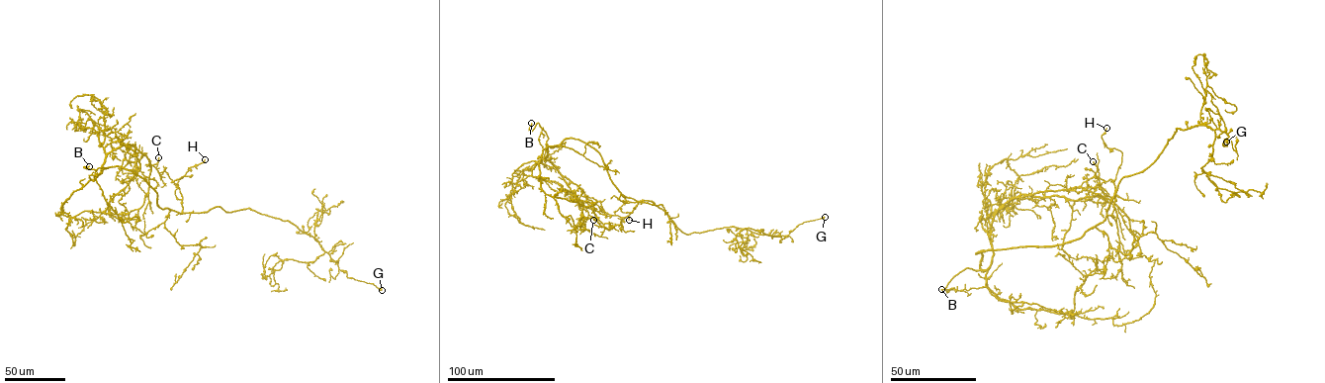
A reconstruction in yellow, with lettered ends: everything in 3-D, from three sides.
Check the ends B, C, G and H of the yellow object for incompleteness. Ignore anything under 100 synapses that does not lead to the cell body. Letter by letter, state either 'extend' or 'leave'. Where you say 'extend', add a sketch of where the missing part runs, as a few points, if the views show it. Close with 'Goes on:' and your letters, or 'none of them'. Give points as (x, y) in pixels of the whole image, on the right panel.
B: extend; course (941, 289), (933, 292), (930, 288), (918, 290)
C: leave
G: leave
H: leave
Goes on: B

